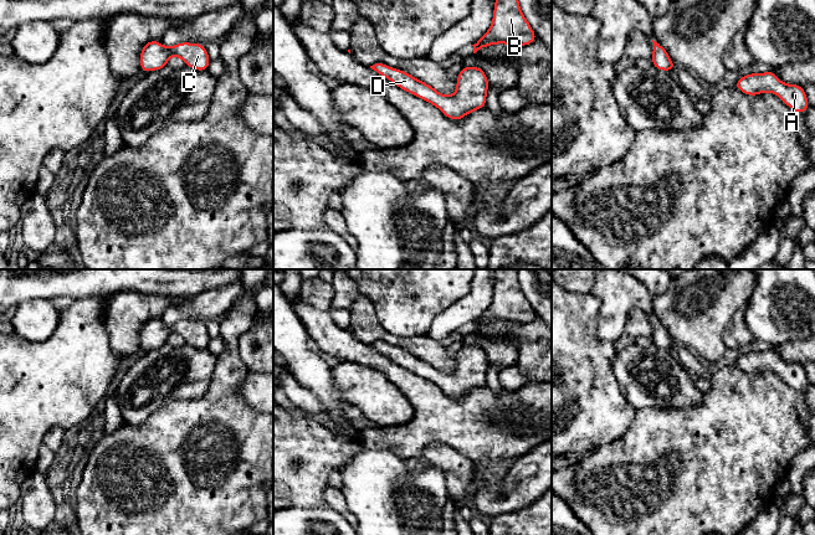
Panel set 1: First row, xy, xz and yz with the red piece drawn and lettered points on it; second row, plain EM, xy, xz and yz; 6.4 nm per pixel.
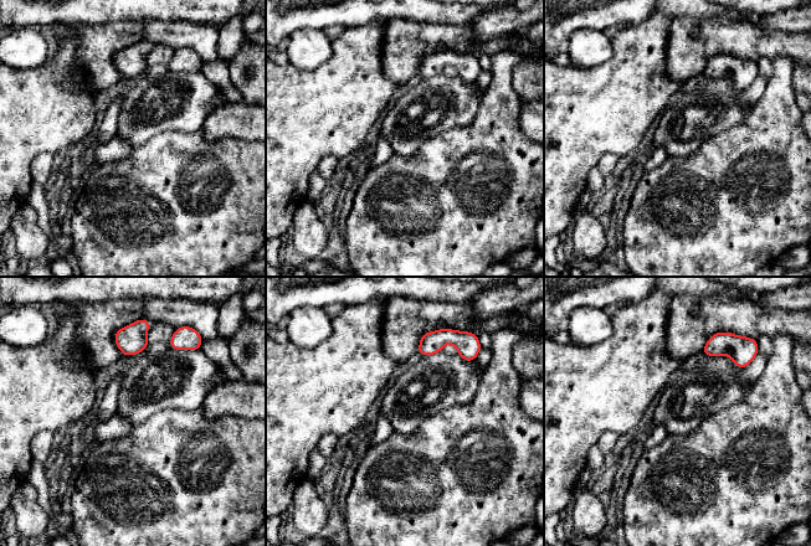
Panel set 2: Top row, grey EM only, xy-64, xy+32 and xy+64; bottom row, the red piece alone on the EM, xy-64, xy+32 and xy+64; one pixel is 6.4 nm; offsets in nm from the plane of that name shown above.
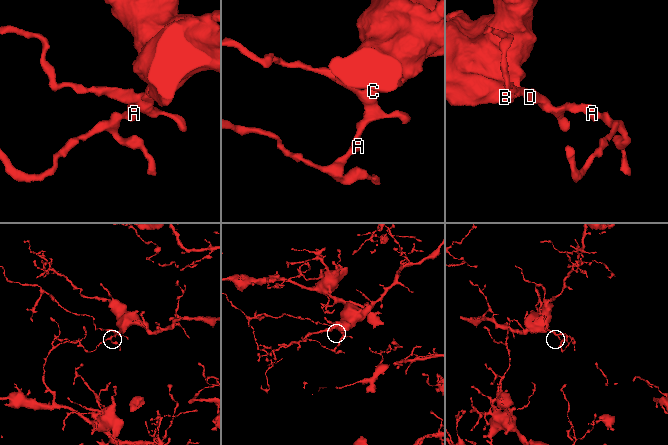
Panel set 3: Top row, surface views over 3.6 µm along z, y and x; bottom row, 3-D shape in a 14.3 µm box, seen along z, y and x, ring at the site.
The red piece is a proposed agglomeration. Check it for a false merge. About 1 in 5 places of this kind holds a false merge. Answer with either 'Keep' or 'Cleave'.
Keep

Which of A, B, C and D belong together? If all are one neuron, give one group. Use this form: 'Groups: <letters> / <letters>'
Groups: A B C D

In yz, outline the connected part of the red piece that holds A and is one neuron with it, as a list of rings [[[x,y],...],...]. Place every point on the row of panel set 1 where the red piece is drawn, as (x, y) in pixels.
[[[773,71],[765,73],[750,73],[740,77],[734,87],[748,96],[772,92],[780,97],[781,101],[798,114],[805,113],[810,107],[804,87],[783,83],[776,78]]]

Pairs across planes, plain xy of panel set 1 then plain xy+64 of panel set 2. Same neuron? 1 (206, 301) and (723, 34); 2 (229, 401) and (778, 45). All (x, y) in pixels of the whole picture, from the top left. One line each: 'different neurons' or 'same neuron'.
1: different neurons
2: different neurons

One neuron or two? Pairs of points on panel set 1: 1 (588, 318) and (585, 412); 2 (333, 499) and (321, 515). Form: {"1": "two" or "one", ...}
{"1": "one", "2": "two"}

